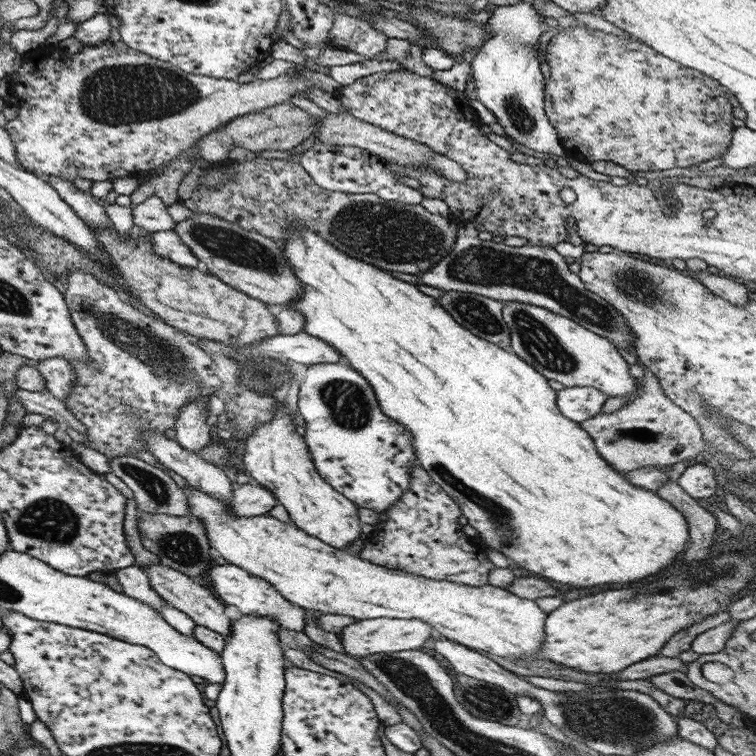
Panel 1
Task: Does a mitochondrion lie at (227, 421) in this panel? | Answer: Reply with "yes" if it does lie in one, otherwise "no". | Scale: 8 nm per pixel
no

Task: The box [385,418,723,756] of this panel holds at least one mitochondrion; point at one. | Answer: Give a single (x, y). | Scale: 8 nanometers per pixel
(622, 722)

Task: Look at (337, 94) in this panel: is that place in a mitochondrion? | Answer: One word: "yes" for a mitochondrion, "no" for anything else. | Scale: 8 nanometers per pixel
no

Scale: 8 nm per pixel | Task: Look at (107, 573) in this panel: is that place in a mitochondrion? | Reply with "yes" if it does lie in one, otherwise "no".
no

